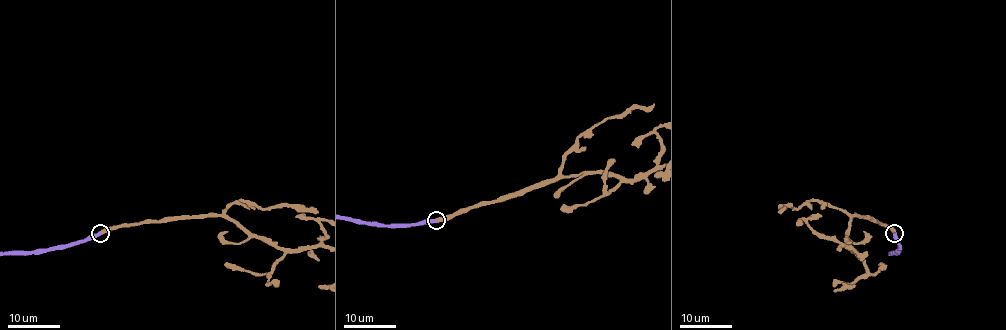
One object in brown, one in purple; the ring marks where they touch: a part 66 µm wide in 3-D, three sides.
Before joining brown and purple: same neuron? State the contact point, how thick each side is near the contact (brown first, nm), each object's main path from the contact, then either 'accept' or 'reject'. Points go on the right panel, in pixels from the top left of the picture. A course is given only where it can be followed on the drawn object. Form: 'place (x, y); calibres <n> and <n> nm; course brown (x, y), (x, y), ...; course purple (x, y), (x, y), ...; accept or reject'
place (894, 233); calibres 480 and 360 nm; accept

